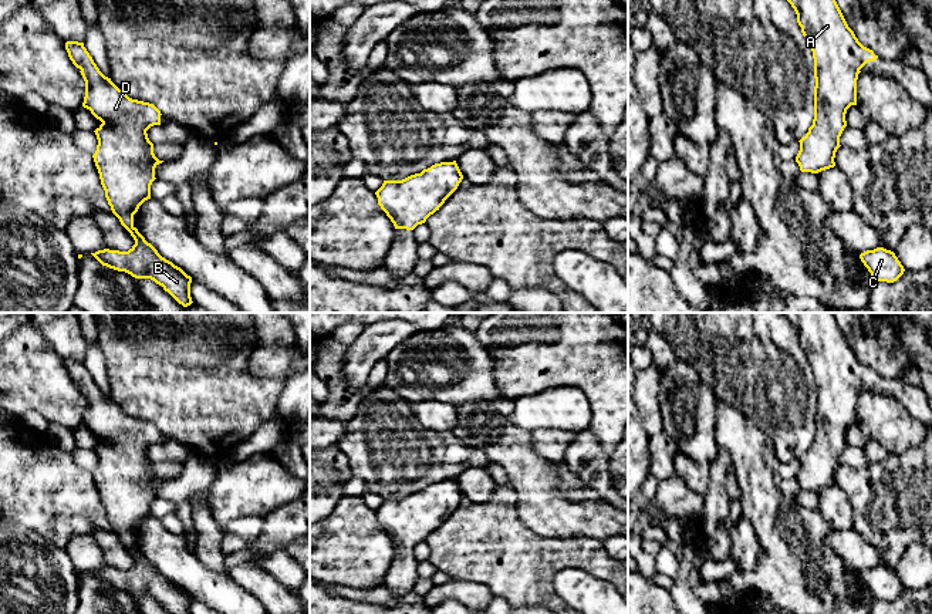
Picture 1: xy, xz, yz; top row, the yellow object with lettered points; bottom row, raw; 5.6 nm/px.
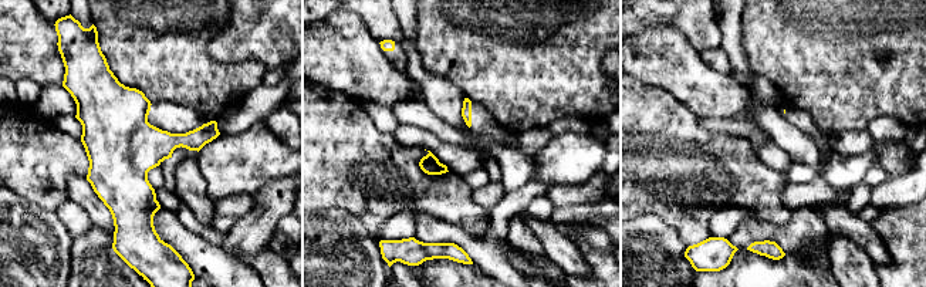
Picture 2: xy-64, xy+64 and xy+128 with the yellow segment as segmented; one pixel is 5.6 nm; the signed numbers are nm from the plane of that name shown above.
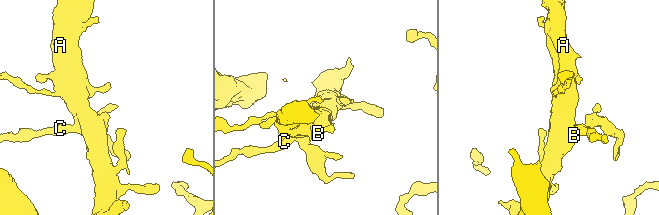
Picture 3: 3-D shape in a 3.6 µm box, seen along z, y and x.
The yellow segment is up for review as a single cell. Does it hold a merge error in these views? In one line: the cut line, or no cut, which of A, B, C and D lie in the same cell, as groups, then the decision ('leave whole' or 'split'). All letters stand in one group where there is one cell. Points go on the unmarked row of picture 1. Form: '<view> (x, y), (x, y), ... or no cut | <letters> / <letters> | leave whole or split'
no cut | A B C D | leave whole

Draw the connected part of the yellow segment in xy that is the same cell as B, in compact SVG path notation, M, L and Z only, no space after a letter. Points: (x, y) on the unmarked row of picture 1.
M67 360L65 368L85 399L82 425L102 442L92 473L112 532L131 551L135 563L128 570L91 571L102 584L125 590L135 597L151 597L170 614L190 614L192 596L162 576L134 544L134 533L151 517L155 486L162 482L153 472L146 449L161 443L161 429L149 421L129 416L105 395L84 361Z

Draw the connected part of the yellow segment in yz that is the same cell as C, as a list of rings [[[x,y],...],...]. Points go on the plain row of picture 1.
[[[884,566],[867,569],[860,573],[861,580],[875,600],[896,600],[905,590],[894,570]]]

